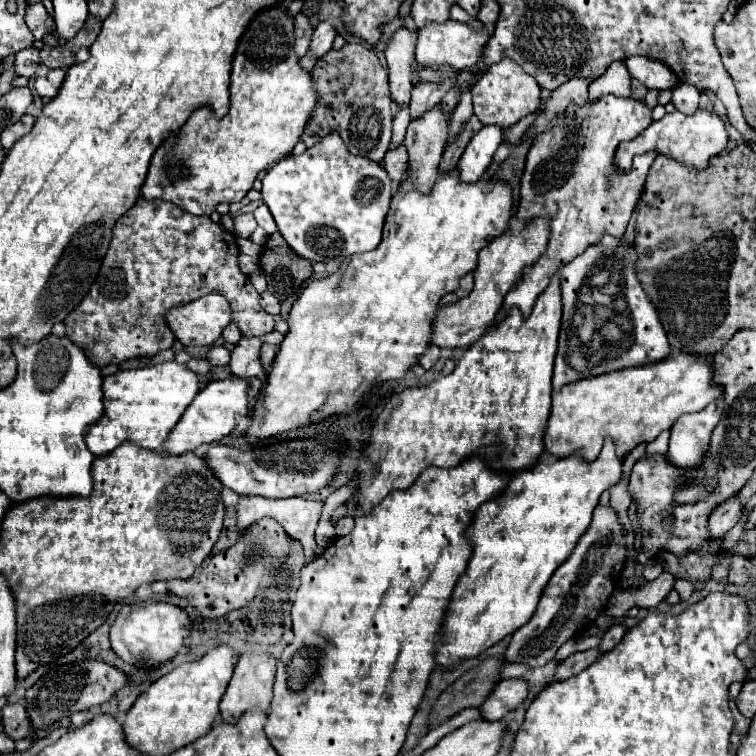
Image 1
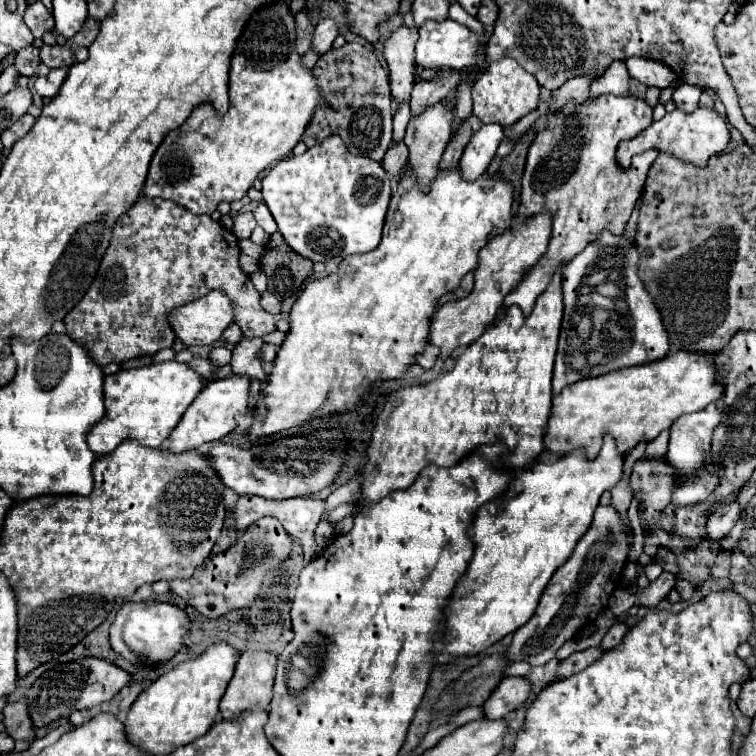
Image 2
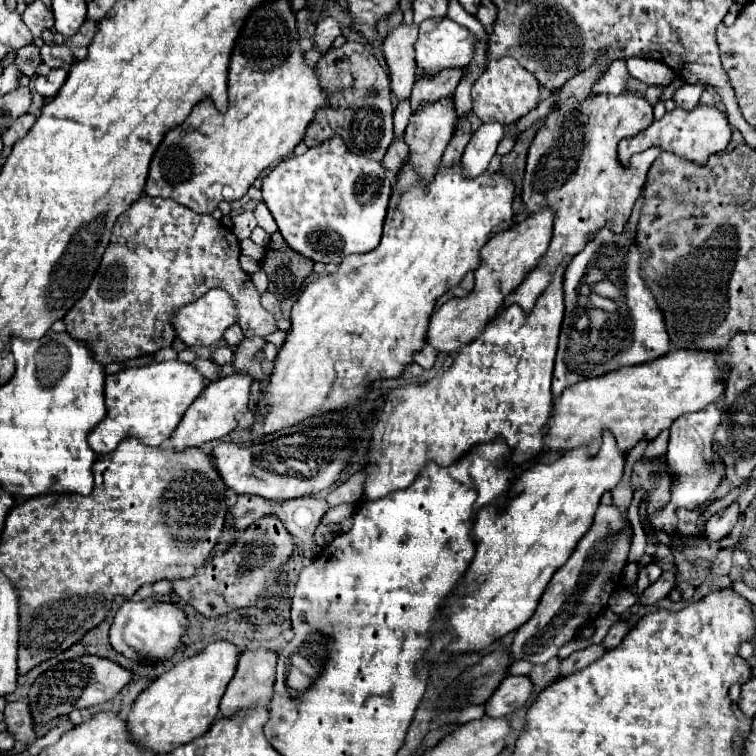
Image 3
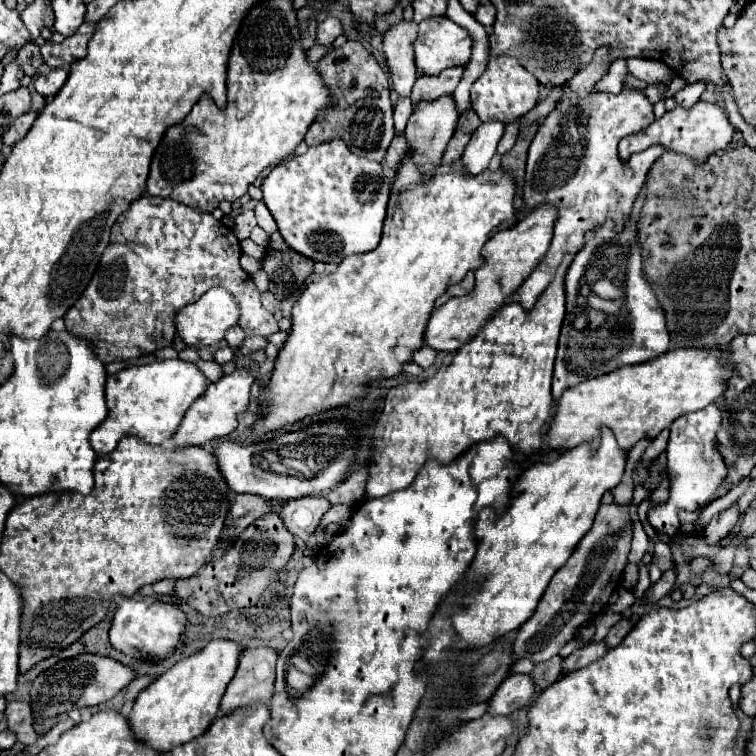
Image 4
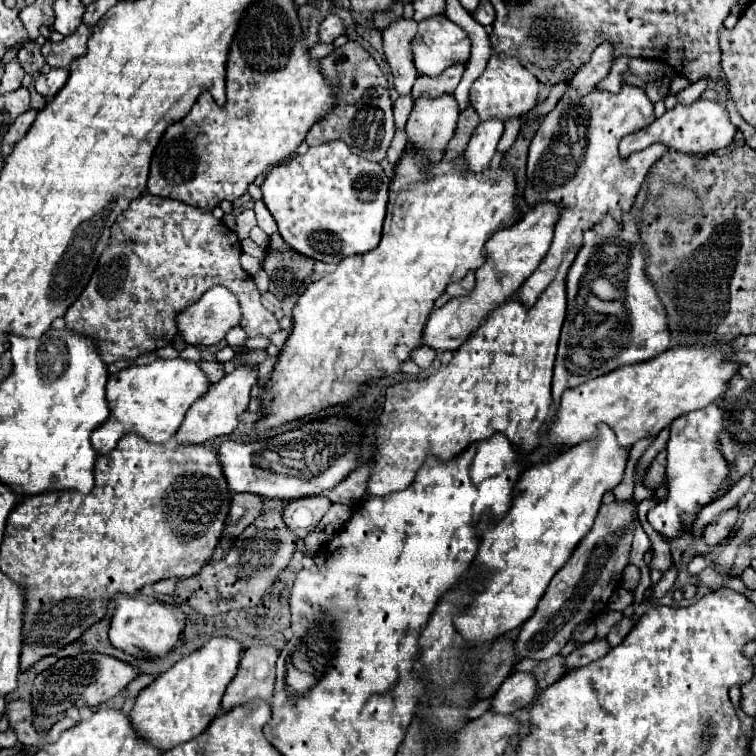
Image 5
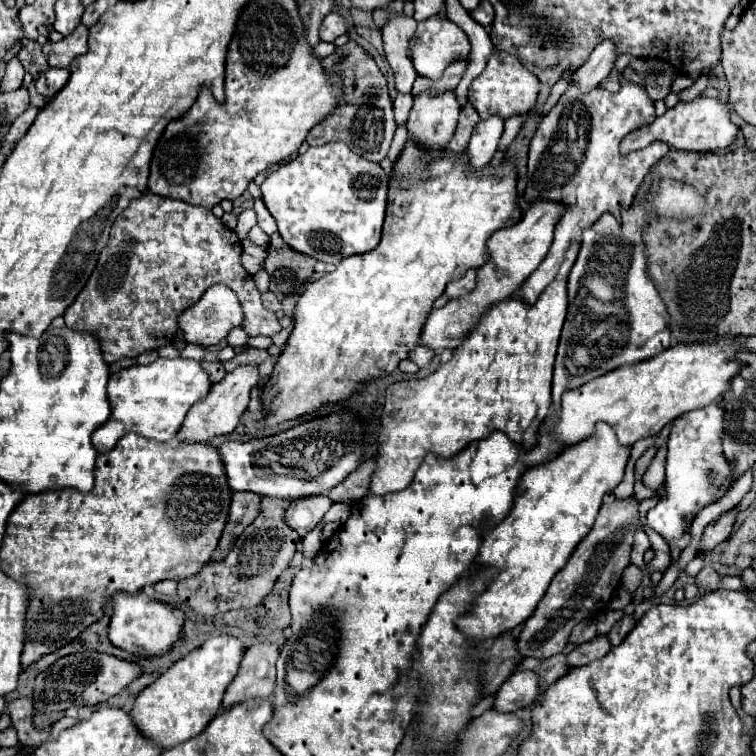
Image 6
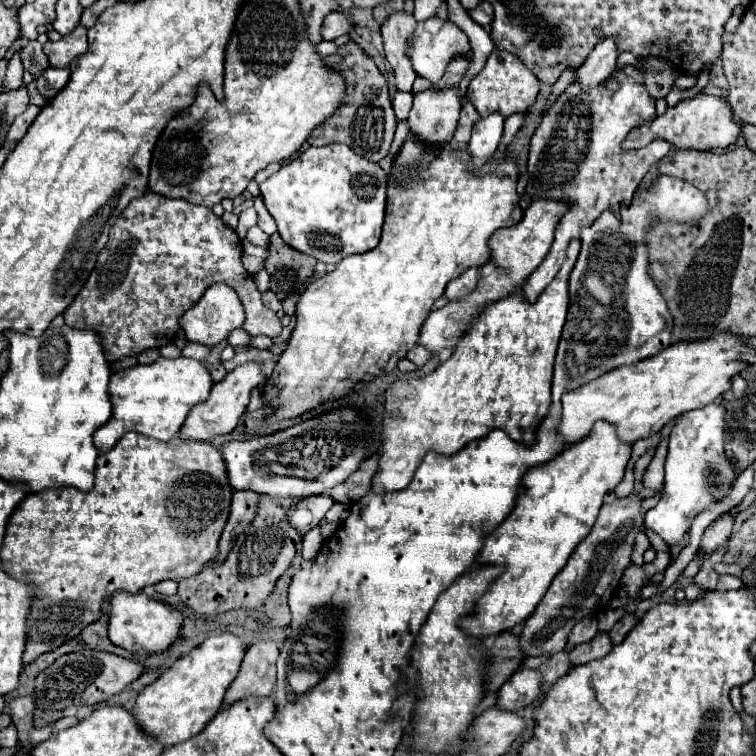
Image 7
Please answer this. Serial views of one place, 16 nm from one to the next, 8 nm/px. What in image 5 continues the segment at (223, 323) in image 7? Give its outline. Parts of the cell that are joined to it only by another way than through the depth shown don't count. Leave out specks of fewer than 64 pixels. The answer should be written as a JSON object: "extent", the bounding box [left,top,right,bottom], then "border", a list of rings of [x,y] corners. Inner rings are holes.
{"extent":[176,286,240,346],"border":[[[224,286],[210,288],[198,302],[186,306],[176,316],[176,326],[178,326],[184,342],[194,344],[194,346],[218,344],[226,336],[226,332],[238,324],[240,324],[240,306],[236,304],[236,298],[232,298],[232,292],[226,292]]]}

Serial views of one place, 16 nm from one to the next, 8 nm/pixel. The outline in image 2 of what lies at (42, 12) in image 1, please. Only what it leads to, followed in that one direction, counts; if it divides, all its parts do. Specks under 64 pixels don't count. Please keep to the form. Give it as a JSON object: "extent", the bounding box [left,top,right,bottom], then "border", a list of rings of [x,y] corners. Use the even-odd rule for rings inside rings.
{"extent":[24,2,52,38],"border":[[[34,2],[26,8],[24,22],[34,34],[34,38],[42,38],[44,32],[52,32],[52,14],[46,10],[42,2]]]}

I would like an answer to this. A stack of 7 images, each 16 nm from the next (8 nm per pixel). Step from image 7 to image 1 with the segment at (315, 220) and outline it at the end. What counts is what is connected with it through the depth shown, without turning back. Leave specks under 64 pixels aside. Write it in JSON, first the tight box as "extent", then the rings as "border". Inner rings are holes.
{"extent":[260,132,392,264],"border":[[[330,132],[304,154],[286,156],[268,168],[260,192],[280,234],[300,258],[340,264],[356,252],[368,252],[380,244],[392,198],[390,184],[386,170],[378,162],[350,154],[340,134]]]}

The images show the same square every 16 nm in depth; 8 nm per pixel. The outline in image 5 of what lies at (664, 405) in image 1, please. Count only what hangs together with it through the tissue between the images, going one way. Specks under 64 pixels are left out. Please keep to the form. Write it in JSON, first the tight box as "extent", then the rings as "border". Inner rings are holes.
{"extent":[550,344,736,448],"border":[[[730,344],[708,348],[678,346],[648,362],[622,366],[600,378],[588,380],[578,388],[568,388],[560,398],[556,420],[550,424],[550,444],[572,448],[580,442],[594,440],[600,424],[614,430],[622,448],[632,448],[642,438],[654,438],[678,416],[700,410],[726,392],[726,384],[736,372],[736,364],[726,360],[730,354]]]}

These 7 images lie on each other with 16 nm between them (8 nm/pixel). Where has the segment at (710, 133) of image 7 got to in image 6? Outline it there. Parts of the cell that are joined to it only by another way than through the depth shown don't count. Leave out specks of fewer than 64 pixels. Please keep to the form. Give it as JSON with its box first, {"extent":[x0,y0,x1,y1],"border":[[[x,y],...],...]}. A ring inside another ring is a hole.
{"extent":[620,96,738,154],"border":[[[700,96],[700,98],[696,98],[696,100],[690,102],[690,104],[676,104],[674,108],[666,110],[664,116],[656,118],[656,120],[648,126],[648,132],[650,132],[650,140],[644,140],[644,130],[634,132],[632,136],[628,134],[628,136],[620,142],[620,152],[628,154],[628,152],[646,148],[648,144],[660,140],[660,142],[668,144],[668,146],[674,148],[674,150],[704,154],[704,152],[712,152],[712,150],[718,150],[718,148],[728,148],[728,146],[734,142],[736,134],[738,134],[738,126],[734,126],[734,124],[730,122],[730,112],[728,112],[726,104],[722,104],[718,98]]]}

